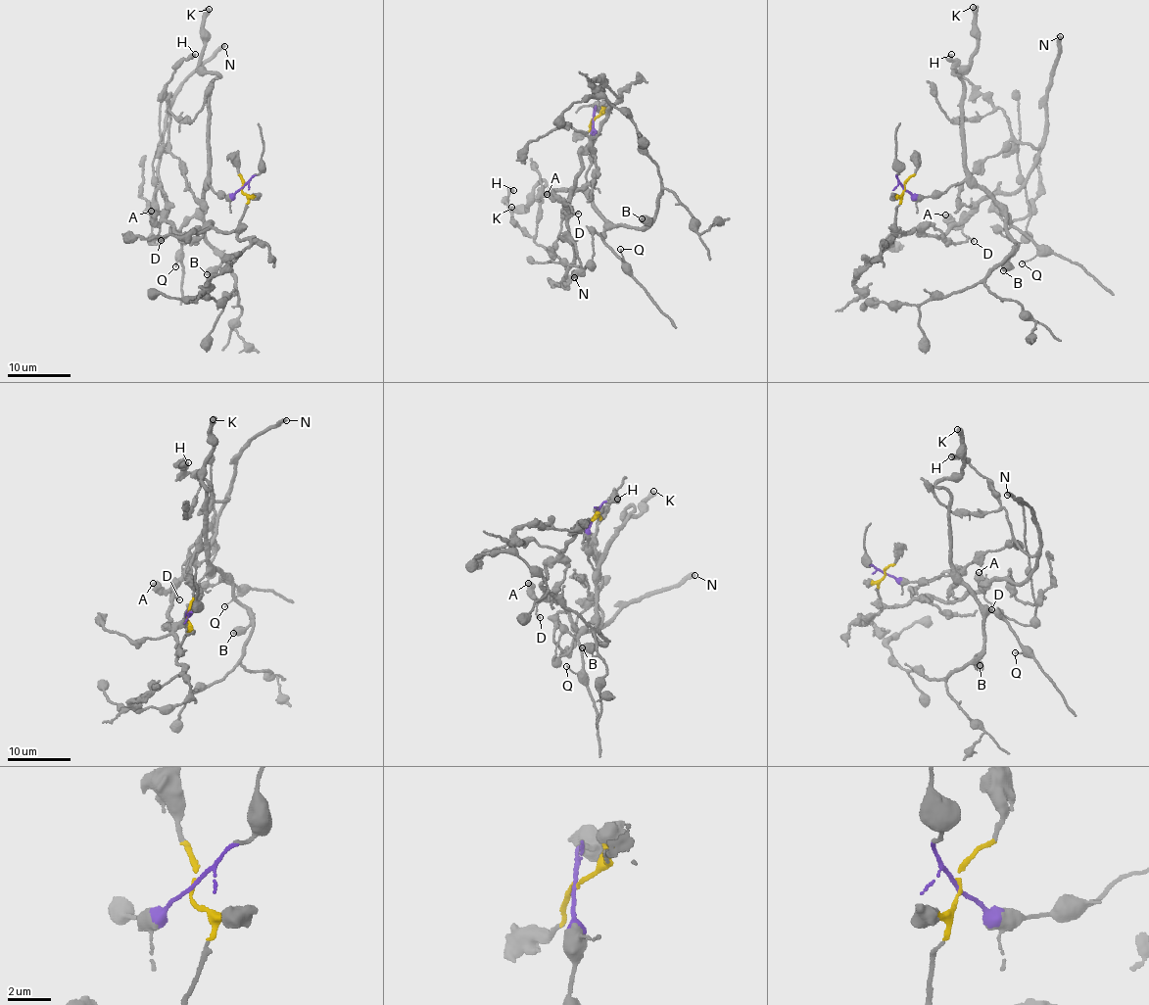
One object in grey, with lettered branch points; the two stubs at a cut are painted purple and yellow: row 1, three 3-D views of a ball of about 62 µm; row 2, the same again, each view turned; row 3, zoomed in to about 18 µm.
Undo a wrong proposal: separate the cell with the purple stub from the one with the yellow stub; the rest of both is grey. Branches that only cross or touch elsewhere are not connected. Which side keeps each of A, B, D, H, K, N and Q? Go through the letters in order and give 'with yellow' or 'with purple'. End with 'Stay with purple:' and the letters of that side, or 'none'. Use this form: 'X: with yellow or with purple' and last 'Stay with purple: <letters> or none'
A: with yellow
B: with purple
D: with yellow
H: with yellow
K: with purple
N: with yellow
Q: with purple
Stay with purple: B, K, Q

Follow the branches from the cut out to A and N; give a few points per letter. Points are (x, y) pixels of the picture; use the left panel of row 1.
A: (242, 187), (247, 203), (242, 219), (230, 231), (211, 227), (178, 234), (167, 222), (158, 222), (150, 211)
N: (242, 187), (247, 203), (236, 228), (179, 234), (168, 222), (157, 172), (173, 94), (225, 46)

